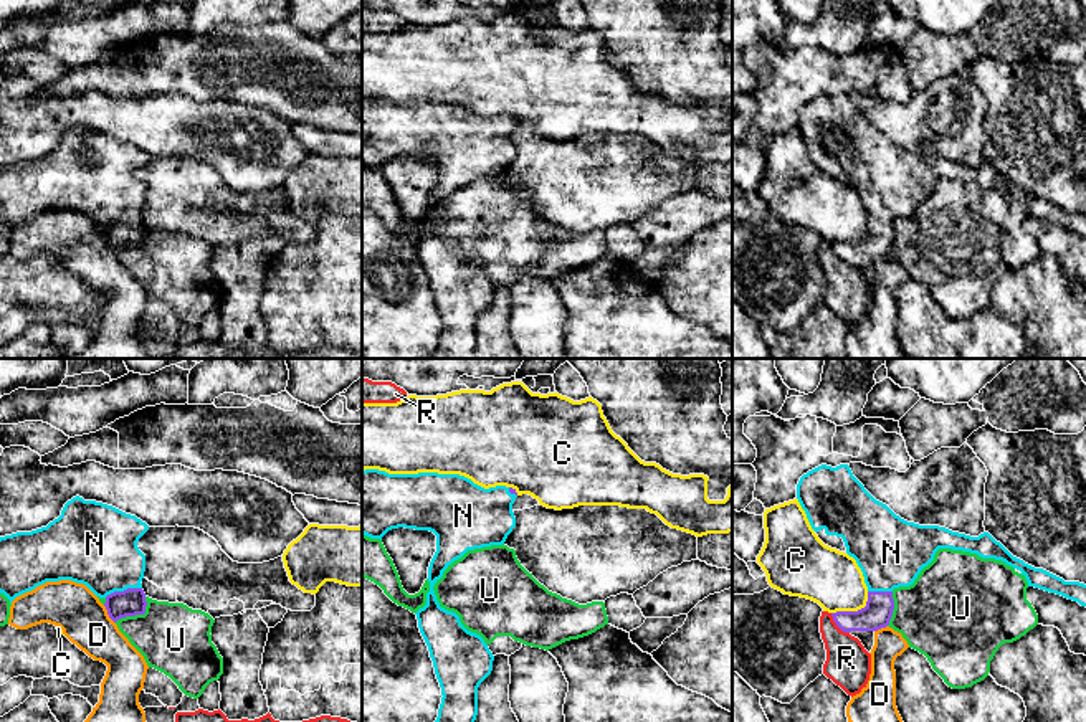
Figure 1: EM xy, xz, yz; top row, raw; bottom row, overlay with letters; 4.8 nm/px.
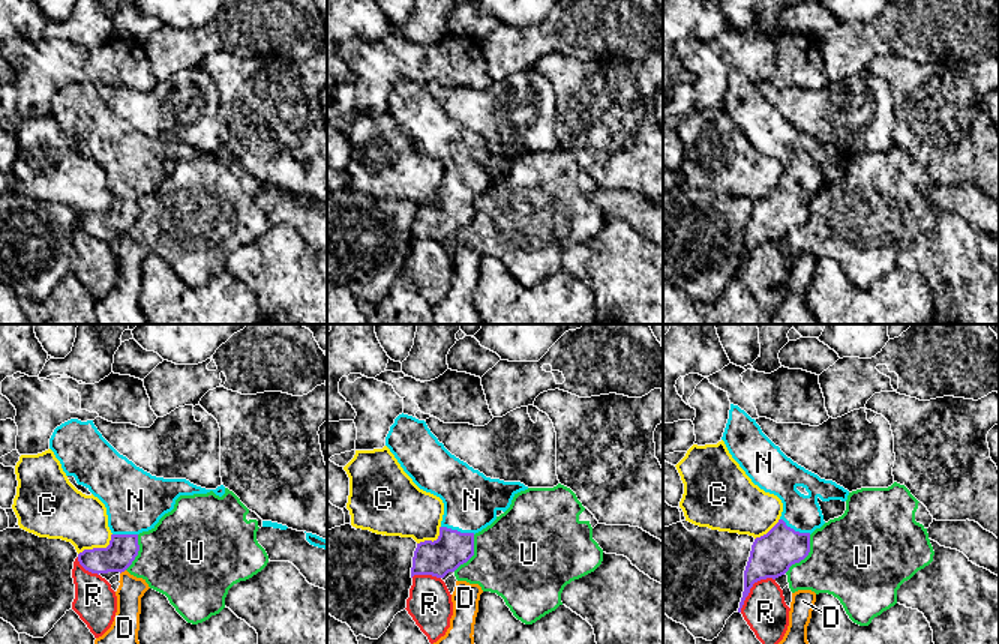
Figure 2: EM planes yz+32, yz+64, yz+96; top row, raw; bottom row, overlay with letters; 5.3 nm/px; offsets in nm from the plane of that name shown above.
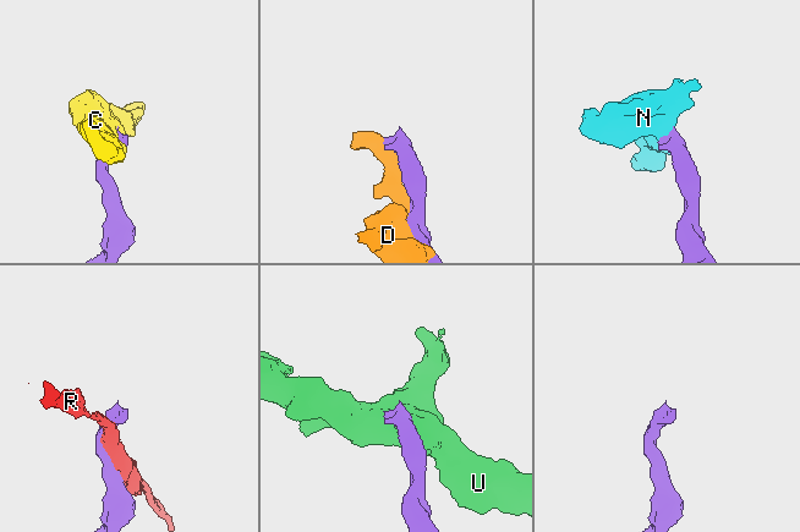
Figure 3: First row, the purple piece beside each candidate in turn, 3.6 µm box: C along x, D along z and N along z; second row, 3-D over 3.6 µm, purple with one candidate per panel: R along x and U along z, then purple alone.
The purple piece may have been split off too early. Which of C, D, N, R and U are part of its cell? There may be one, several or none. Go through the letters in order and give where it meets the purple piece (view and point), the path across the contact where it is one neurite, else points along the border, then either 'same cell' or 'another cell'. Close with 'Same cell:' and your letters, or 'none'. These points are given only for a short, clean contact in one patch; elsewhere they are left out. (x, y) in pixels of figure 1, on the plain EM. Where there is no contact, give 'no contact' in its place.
C: meets purple in yz at (855, 242); border along yz (868, 222), (868, 230), (863, 237), (832, 243); another cell
D: meets purple in xy at (108, 243); another cell
N: meets purple in xy at (124, 220); runs through xy (131, 232), (124, 220), (108, 187), (98, 177); same cell
R: meets purple in yz at (837, 255); another cell
U: meets purple in xy at (136, 243); border along xy (146, 227), (146, 240), (142, 243), (126, 245), (114, 251); another cell
Same cell: N

